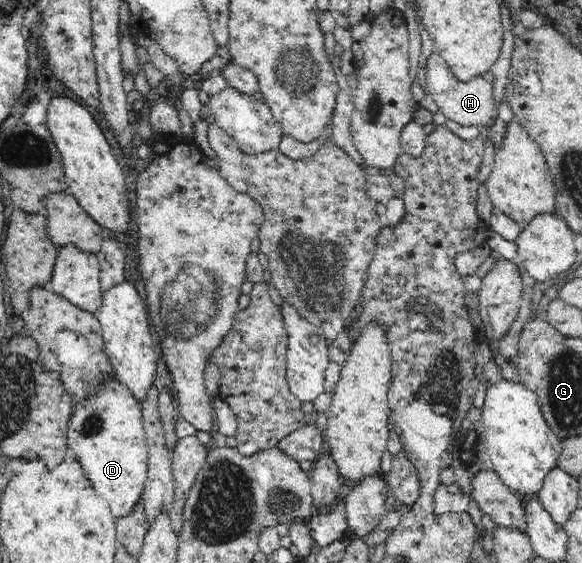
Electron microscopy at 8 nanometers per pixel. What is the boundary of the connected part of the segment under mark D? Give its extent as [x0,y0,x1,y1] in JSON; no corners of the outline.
[67,373,148,517]

